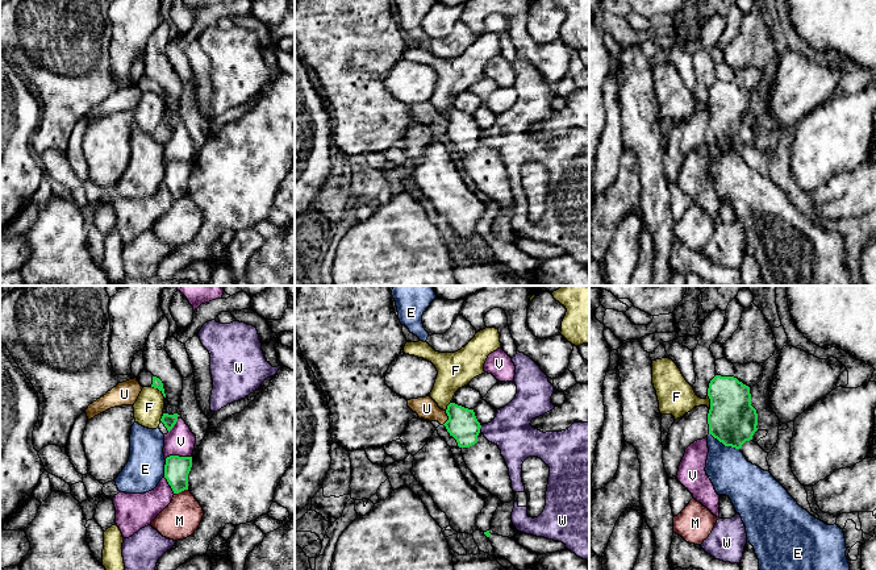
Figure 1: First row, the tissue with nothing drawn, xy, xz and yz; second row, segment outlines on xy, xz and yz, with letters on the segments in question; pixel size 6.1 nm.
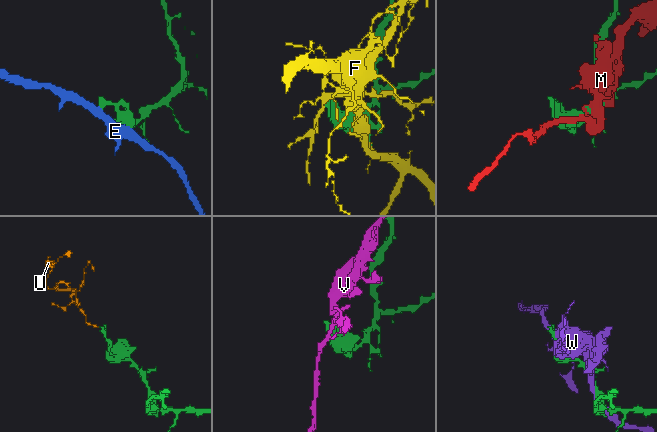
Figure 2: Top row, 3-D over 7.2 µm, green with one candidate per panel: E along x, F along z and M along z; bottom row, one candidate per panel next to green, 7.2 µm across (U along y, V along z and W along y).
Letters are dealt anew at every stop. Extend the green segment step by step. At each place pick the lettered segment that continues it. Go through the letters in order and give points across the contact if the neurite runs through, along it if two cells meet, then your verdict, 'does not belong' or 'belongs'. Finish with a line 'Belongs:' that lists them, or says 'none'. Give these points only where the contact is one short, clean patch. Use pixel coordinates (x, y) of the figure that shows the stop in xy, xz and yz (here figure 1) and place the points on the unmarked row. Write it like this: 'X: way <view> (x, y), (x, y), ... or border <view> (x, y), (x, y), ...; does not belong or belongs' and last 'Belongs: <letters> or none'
E: border yz (709, 138), (725, 150), (739, 154); does not belong
F: does not belong
M: does not belong
U: border xz (446, 116), (447, 124), (442, 129); does not belong
V: border xy (191, 161), (167, 161), (165, 163); does not belong
W: does not belong
Belongs: none

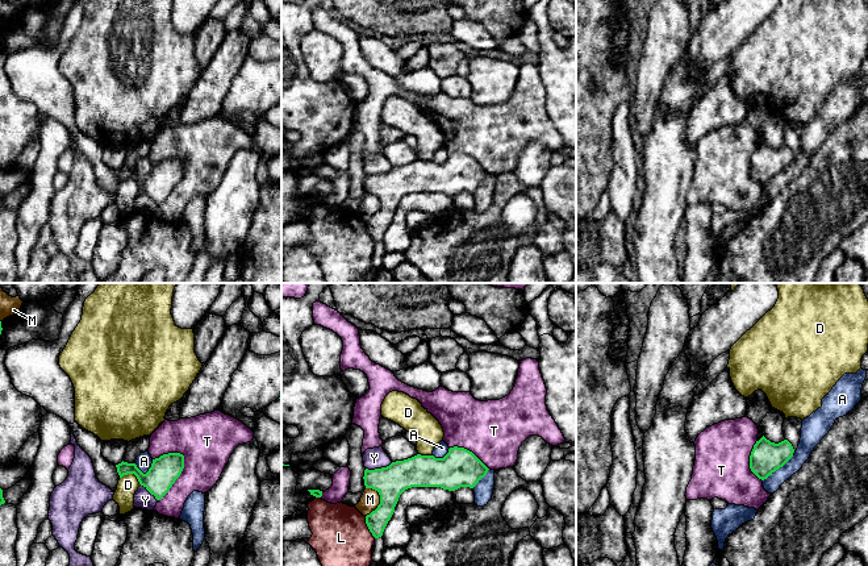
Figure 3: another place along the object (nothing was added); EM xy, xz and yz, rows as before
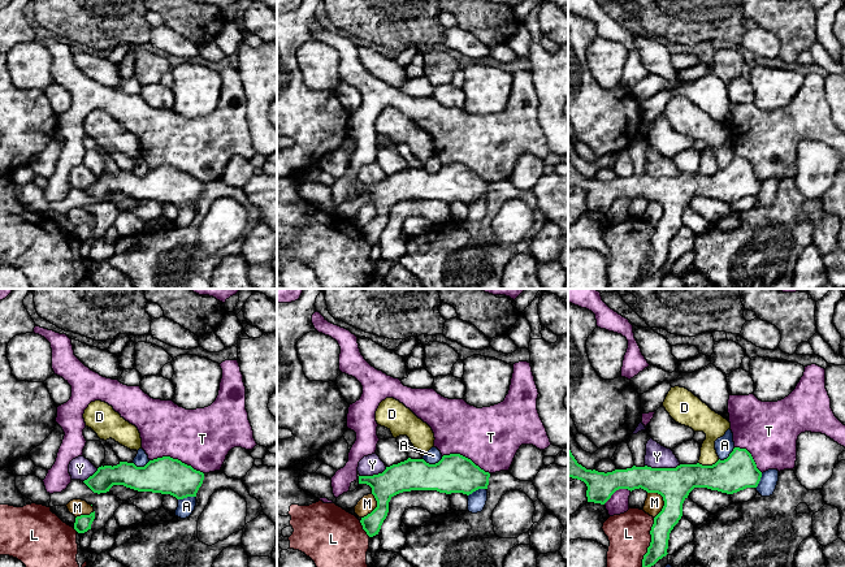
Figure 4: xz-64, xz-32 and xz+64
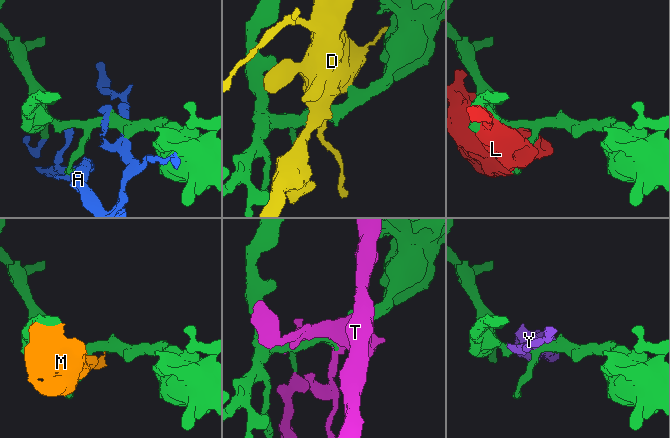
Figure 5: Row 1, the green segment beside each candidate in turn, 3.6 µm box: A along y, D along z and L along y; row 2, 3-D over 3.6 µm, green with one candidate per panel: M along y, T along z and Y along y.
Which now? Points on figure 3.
A: does not belong
D: does not belong
L: does not belong
M: does not belong
T: does not belong
Y: does not belong
Belongs: none

